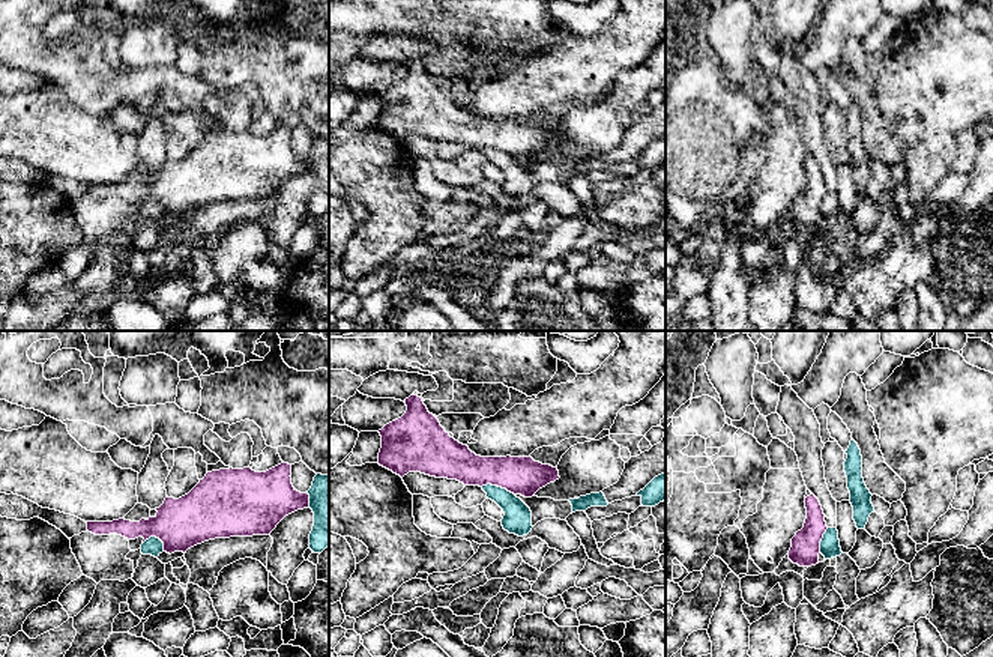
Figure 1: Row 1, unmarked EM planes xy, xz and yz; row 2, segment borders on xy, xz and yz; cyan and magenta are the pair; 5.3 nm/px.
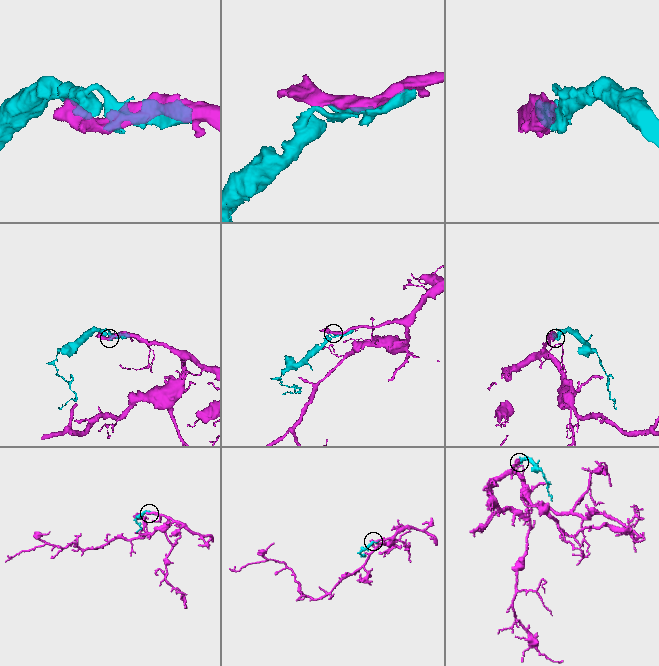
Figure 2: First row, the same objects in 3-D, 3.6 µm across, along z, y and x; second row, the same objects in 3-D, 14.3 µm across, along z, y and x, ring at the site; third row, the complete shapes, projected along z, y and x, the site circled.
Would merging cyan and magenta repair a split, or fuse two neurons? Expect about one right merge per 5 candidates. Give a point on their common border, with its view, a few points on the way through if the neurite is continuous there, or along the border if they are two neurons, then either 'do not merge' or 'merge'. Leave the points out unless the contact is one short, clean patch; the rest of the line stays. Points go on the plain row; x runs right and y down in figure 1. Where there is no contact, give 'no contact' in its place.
contact xz (496, 149); do not merge

